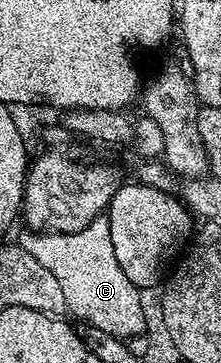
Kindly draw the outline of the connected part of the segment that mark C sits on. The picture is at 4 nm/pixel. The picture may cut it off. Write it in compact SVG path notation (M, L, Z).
M109 217L92 220L88 228L67 234L26 232L20 238L24 252L36 256L64 291L66 309L75 314L79 323L101 328L112 336L123 340L145 335L146 310L142 307L139 287L124 276L124 268L116 261L116 251L112 249L112 228Z

